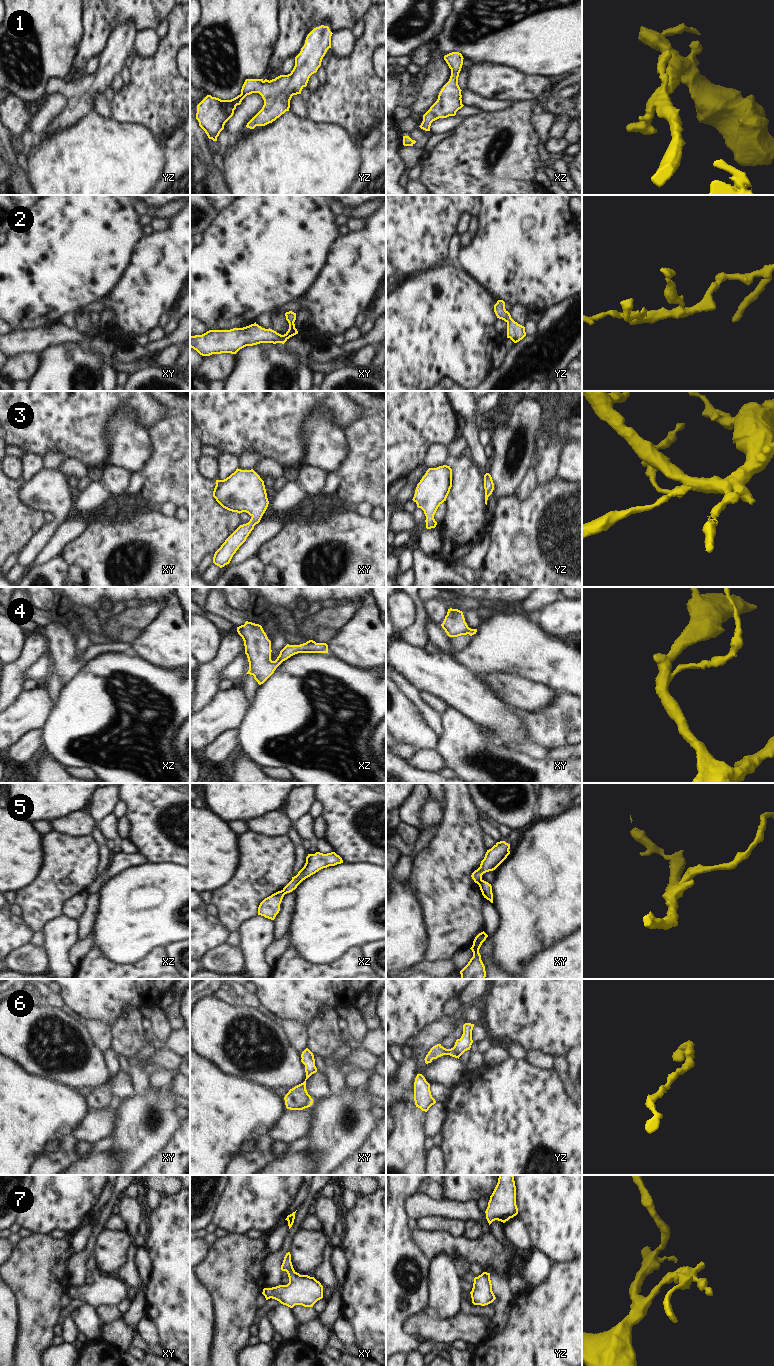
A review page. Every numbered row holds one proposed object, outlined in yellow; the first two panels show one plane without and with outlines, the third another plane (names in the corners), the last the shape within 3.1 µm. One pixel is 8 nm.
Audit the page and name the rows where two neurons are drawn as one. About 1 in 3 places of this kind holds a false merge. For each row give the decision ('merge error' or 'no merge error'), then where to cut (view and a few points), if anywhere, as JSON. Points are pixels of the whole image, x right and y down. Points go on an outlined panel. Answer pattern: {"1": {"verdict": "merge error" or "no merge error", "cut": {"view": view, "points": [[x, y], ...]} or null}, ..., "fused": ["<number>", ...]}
{"1": {"verdict": "no merge error", "cut": null}, "2": {"verdict": "no merge error", "cut": null}, "3": {"verdict": "no merge error", "cut": null}, "4": {"verdict": "no merge error", "cut": null}, "5": {"verdict": "merge error", "cut": {"view": "xy", "points": [[482, 880], [478, 884]]}}, "6": {"verdict": "no merge error", "cut": null}, "7": {"verdict": "no merge error", "cut": null}, "fused": ["5"]}

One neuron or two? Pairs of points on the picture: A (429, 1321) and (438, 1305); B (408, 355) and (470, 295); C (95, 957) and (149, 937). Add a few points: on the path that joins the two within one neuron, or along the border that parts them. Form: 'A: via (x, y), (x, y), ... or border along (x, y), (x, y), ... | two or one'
A: border along (429, 1311), (440, 1318), (451, 1318), (457, 1314) | two
B: via (422, 338), (453, 305) | one
C: border along (93, 945), (107, 959), (115, 963), (125, 963) | two

